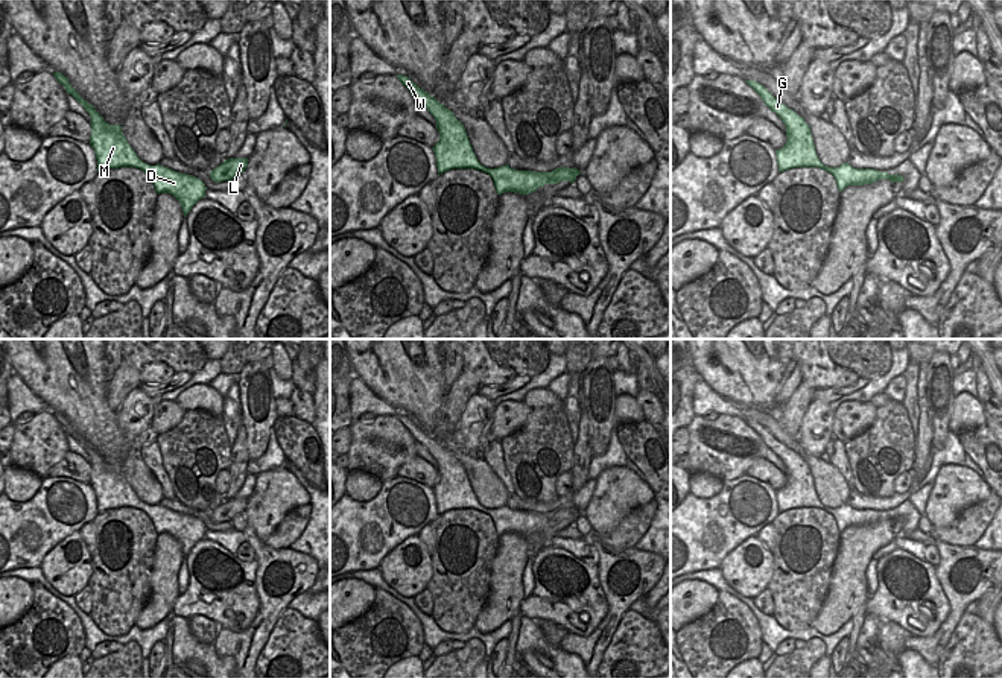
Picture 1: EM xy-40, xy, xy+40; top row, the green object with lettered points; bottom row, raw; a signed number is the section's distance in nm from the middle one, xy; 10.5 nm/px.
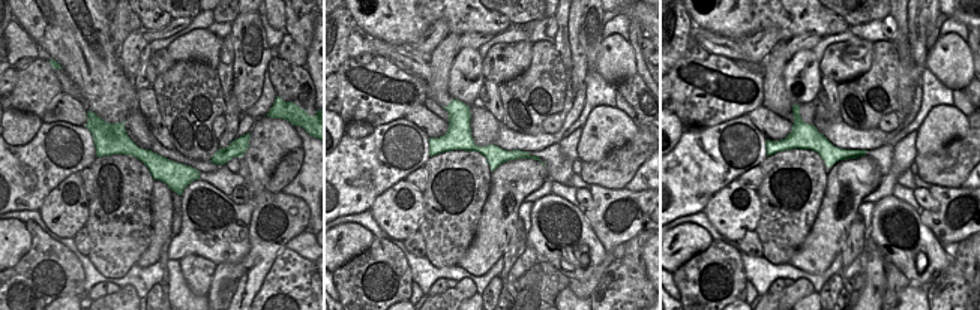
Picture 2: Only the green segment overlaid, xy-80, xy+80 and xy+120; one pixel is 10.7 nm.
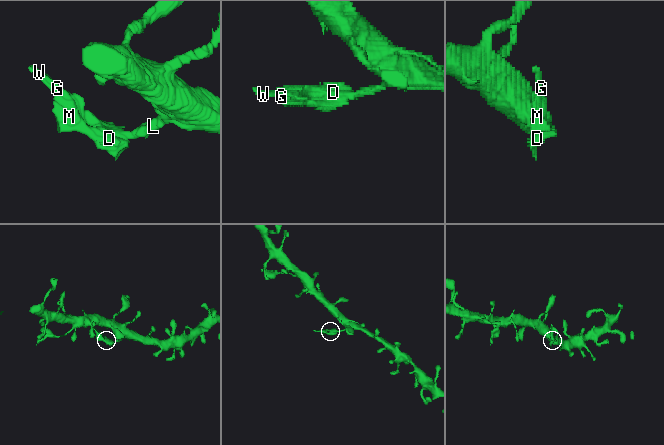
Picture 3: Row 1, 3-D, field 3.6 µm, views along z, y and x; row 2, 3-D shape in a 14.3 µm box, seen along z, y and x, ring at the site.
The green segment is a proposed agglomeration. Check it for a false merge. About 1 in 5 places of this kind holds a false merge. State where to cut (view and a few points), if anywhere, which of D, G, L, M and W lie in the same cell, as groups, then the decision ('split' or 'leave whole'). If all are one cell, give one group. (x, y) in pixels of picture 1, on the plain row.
xy (546, 513), (548, 520), (545, 523) | D G M W / L | split

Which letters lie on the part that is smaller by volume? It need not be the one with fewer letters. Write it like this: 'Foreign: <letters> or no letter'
Foreign: D, G, M, W

